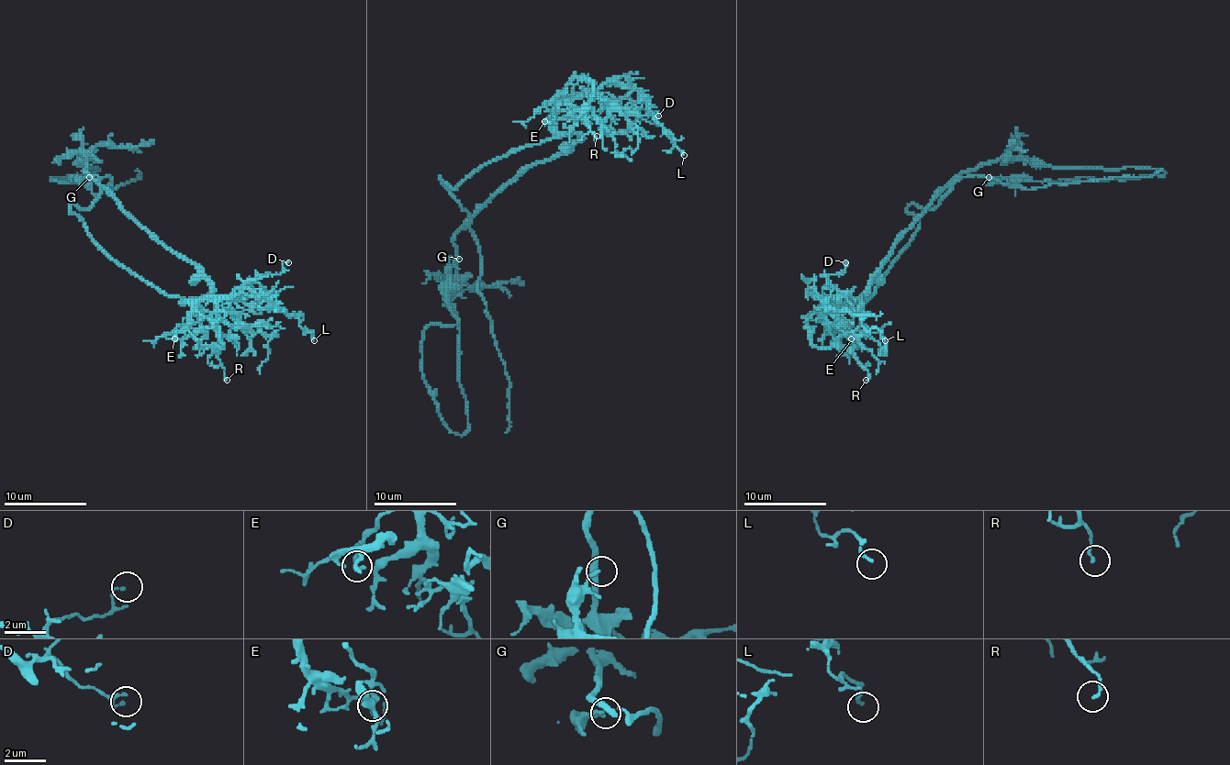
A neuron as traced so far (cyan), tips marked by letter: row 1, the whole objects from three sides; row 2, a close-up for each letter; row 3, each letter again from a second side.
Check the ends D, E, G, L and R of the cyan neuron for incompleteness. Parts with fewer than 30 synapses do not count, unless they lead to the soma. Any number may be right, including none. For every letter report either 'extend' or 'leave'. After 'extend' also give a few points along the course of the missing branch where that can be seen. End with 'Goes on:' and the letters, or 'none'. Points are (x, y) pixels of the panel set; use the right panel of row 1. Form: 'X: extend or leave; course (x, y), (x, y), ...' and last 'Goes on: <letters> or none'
D: leave
E: leave
G: leave
L: leave
R: leave
Goes on: none

